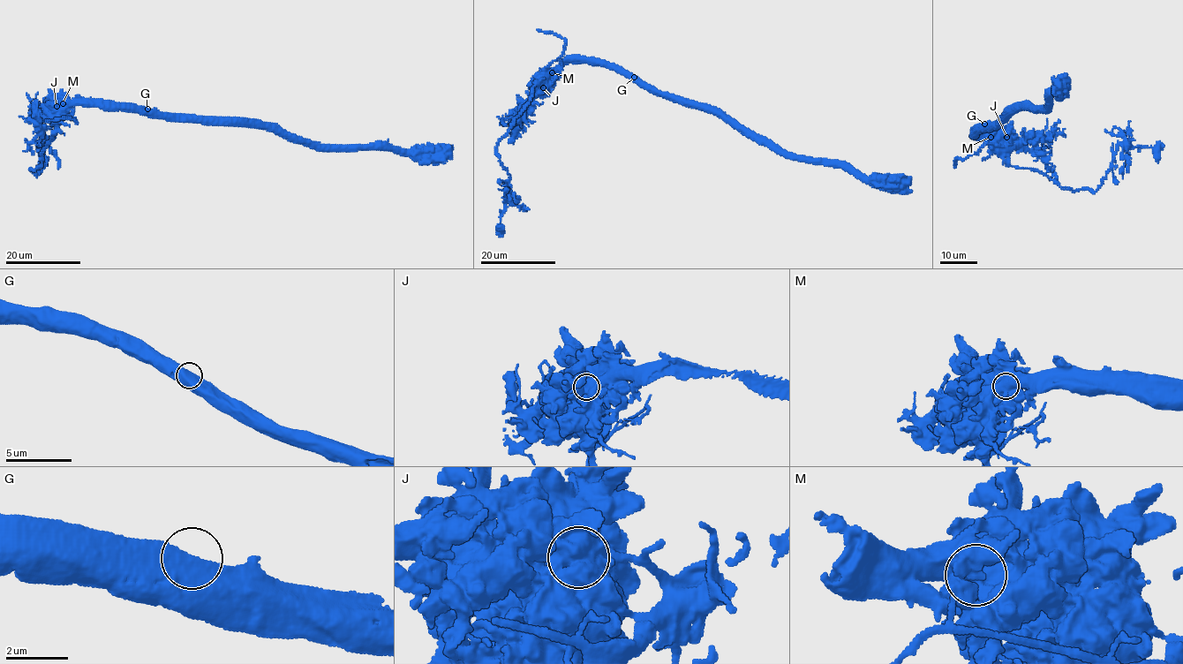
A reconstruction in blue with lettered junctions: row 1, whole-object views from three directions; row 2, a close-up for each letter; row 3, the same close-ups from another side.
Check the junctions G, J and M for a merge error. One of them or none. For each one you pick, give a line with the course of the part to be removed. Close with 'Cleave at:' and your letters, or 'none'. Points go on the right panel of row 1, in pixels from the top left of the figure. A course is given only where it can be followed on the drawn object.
J: course (1006, 138), (1016, 140), (1010, 165), (1033, 168), (1075, 191), (1097, 188), (1119, 145), (1152, 147), (1158, 162)
Cleave at: J

